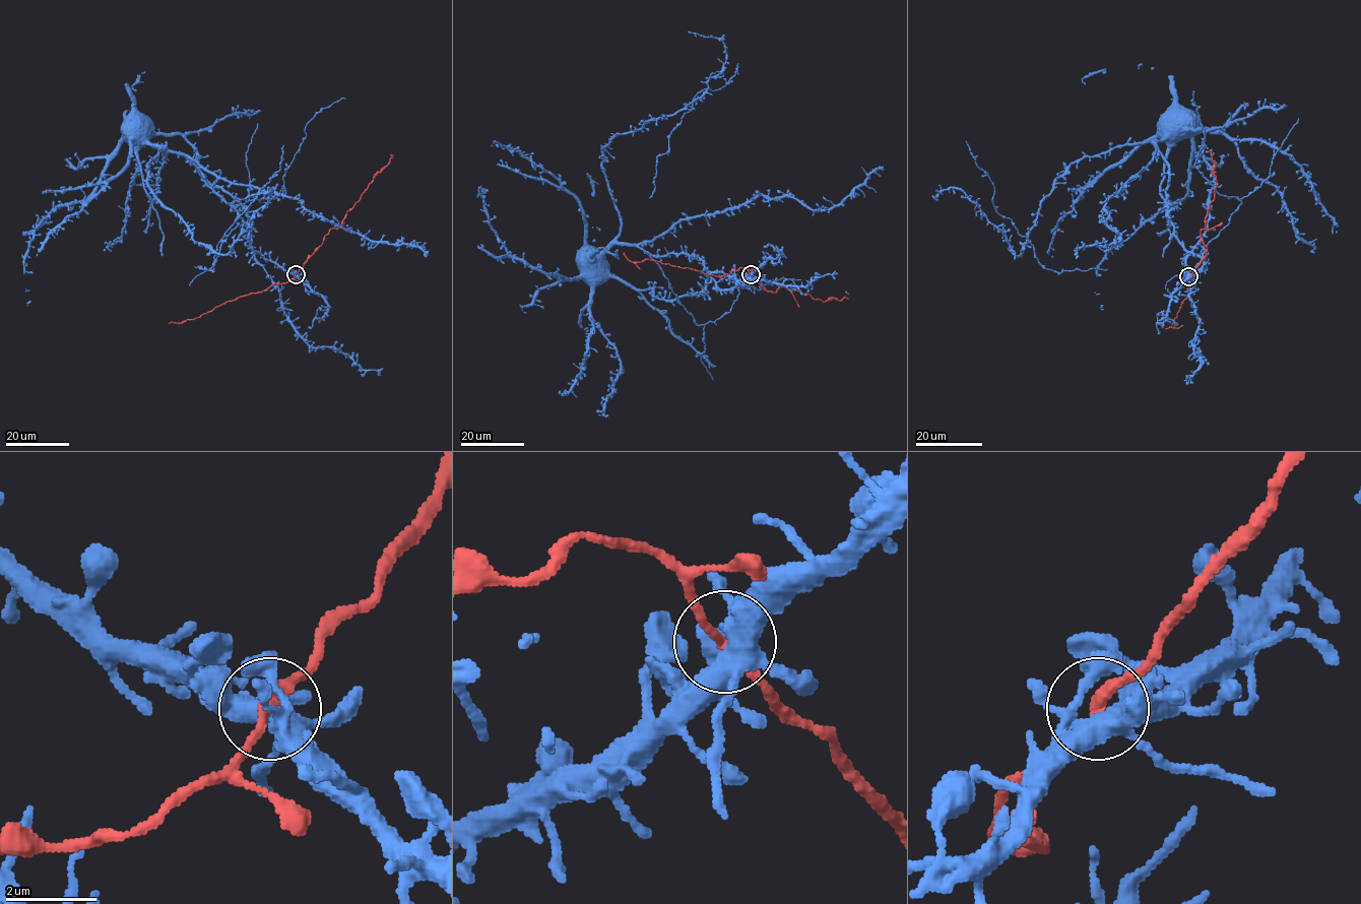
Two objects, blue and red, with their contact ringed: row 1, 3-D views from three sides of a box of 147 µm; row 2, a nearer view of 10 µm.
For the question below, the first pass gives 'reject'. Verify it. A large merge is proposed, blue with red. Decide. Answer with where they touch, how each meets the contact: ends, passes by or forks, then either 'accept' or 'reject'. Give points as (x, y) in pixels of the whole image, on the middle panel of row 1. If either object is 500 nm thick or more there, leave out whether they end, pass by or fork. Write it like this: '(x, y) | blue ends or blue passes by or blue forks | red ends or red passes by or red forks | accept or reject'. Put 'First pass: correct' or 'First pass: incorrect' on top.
First pass: incorrect
(751, 274) | blue forks | red passes by | accept

